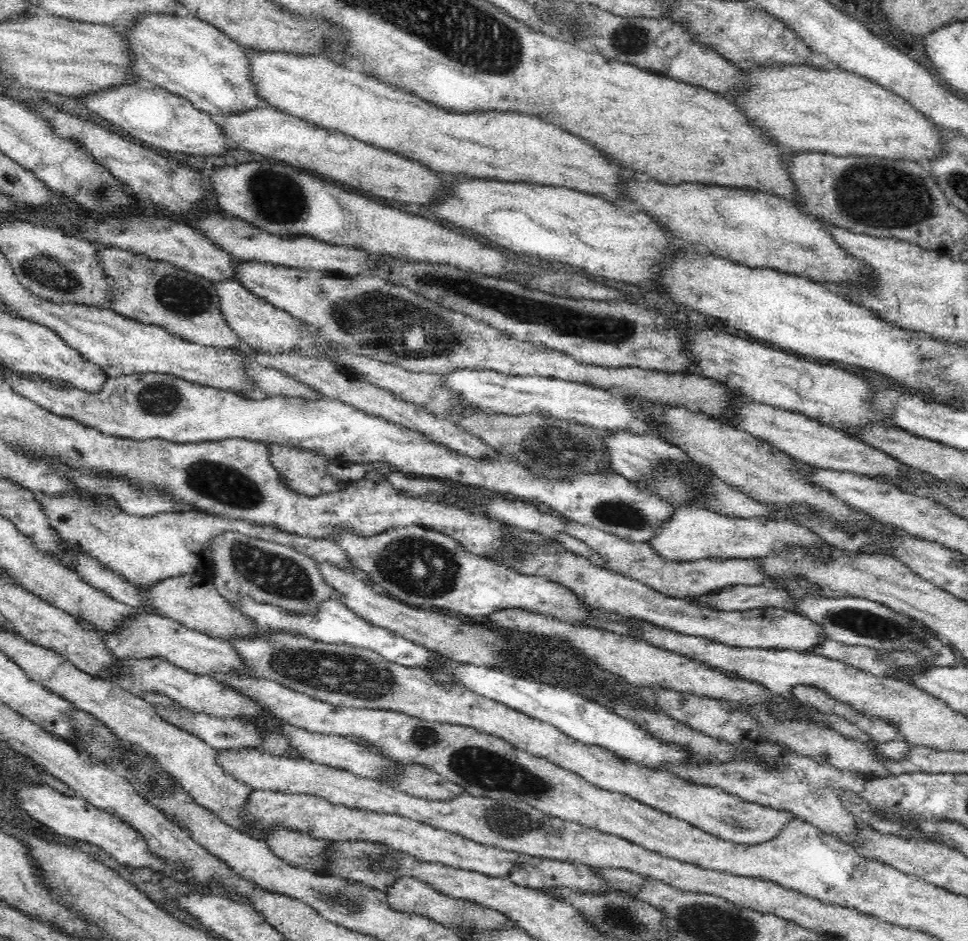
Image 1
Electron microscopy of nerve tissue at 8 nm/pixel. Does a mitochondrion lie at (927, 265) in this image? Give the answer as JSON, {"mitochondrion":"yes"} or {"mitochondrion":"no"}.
{"mitochondrion":"no"}

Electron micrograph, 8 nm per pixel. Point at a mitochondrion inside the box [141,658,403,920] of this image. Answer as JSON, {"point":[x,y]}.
{"point":[350,902]}

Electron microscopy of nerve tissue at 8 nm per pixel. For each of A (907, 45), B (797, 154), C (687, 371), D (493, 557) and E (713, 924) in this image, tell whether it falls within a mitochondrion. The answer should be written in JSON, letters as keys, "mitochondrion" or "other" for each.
{"A":"other","B":"other","C":"other","D":"other","E":"mitochondrion"}

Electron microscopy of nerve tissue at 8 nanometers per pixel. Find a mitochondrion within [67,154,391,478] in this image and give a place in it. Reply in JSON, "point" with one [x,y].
{"point":[278,201]}

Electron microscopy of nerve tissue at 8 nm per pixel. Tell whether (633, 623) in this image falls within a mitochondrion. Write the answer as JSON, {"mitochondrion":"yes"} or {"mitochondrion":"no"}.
{"mitochondrion":"no"}

